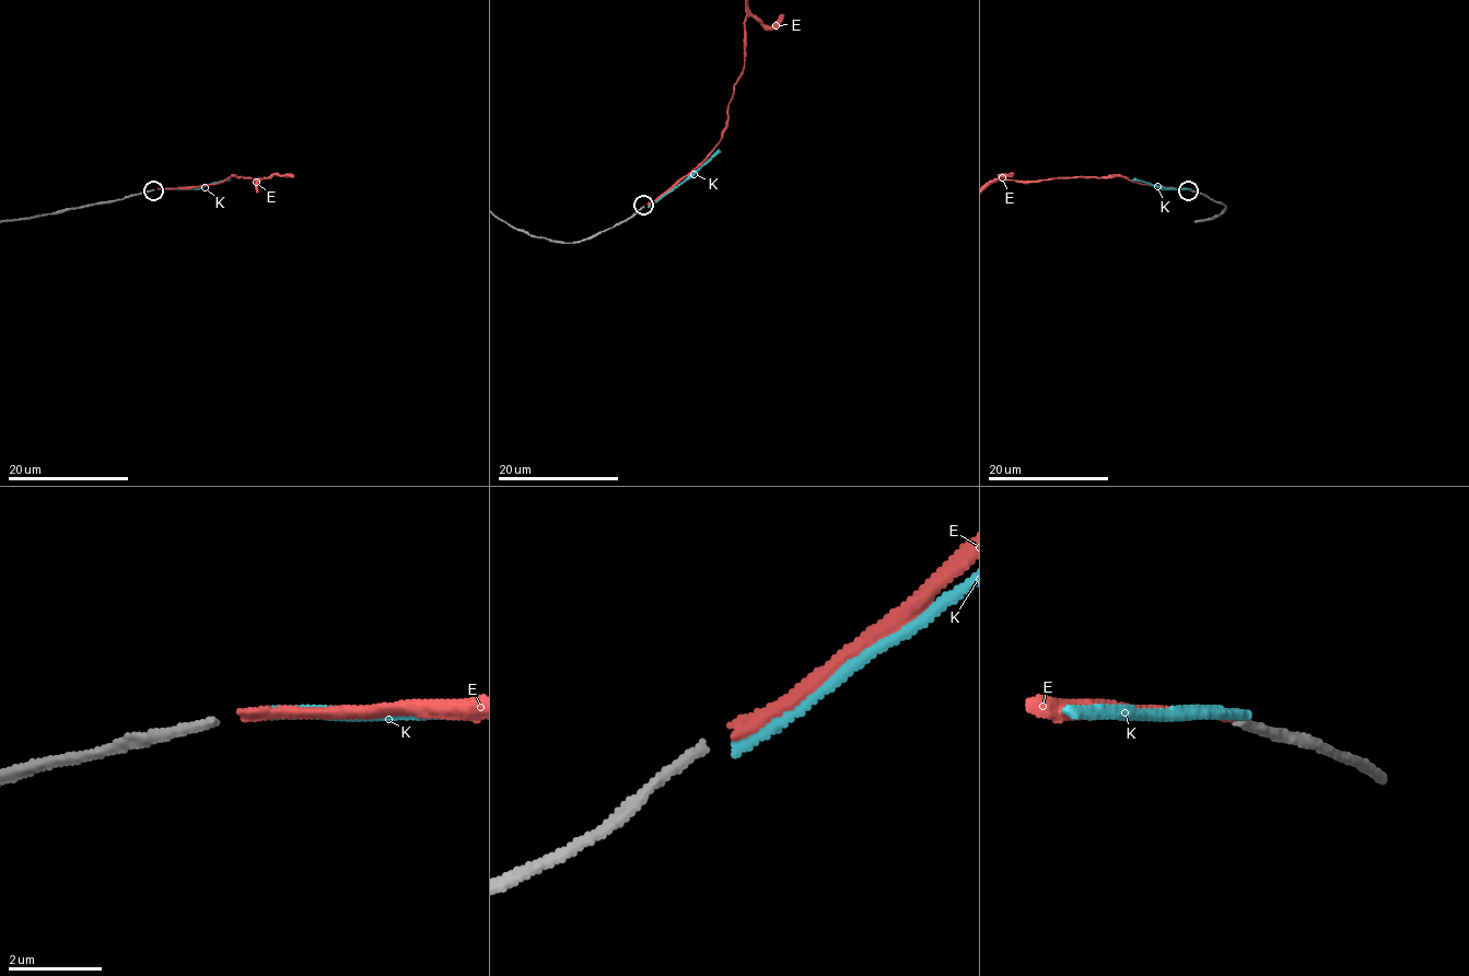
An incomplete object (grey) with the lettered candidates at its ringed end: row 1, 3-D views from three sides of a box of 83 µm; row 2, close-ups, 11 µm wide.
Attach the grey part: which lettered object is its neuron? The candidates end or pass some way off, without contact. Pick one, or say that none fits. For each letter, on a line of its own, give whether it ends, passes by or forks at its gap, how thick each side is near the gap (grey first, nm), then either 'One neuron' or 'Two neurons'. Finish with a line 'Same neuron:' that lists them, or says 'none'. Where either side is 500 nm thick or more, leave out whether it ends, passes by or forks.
E: It ends there. Thickness 200 nm (grey) against 220 nm. One neuron
K: It ends there. Thickness 200 nm (grey) against 240 nm. Two neurons
Same neuron: E

